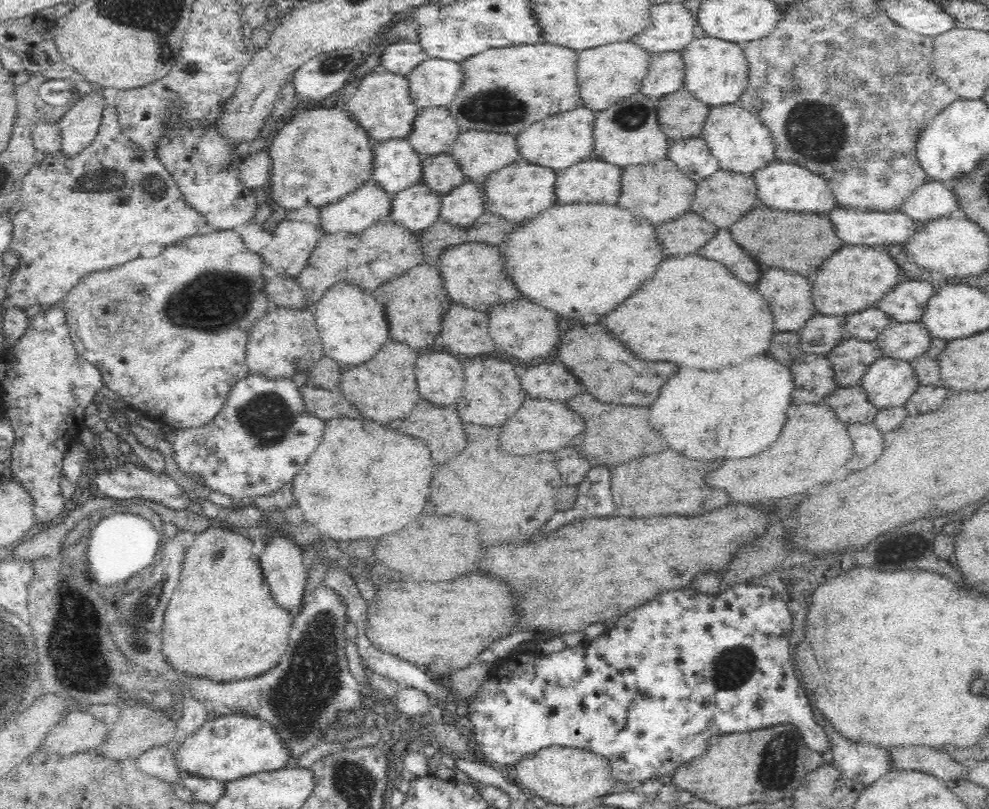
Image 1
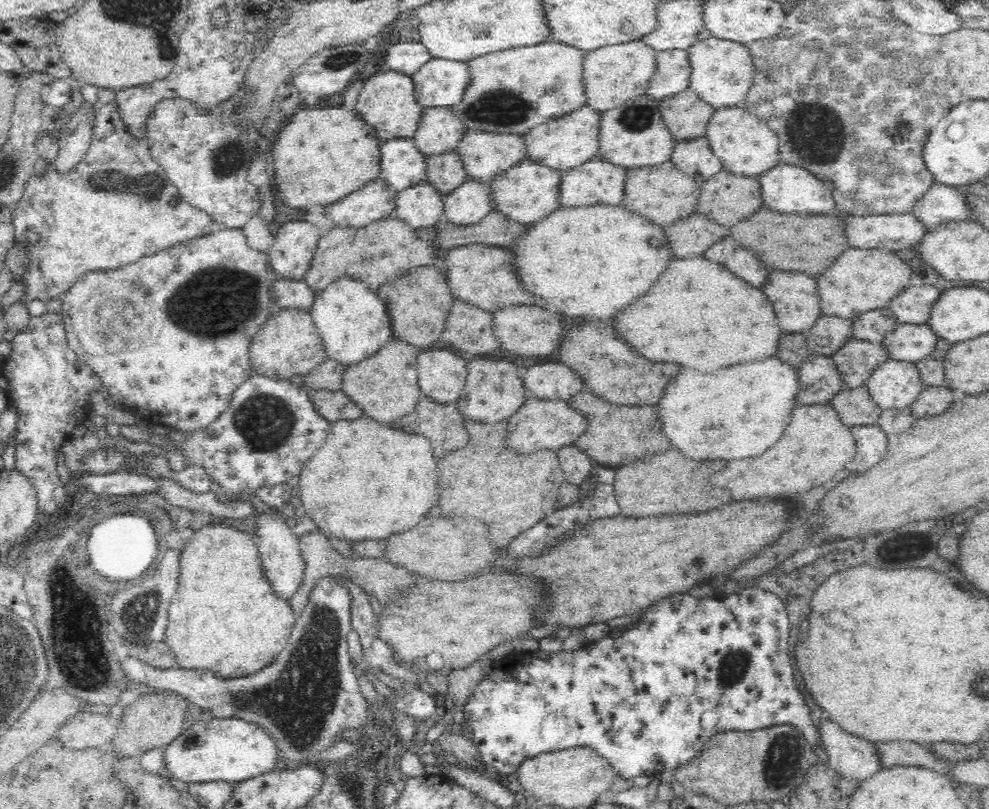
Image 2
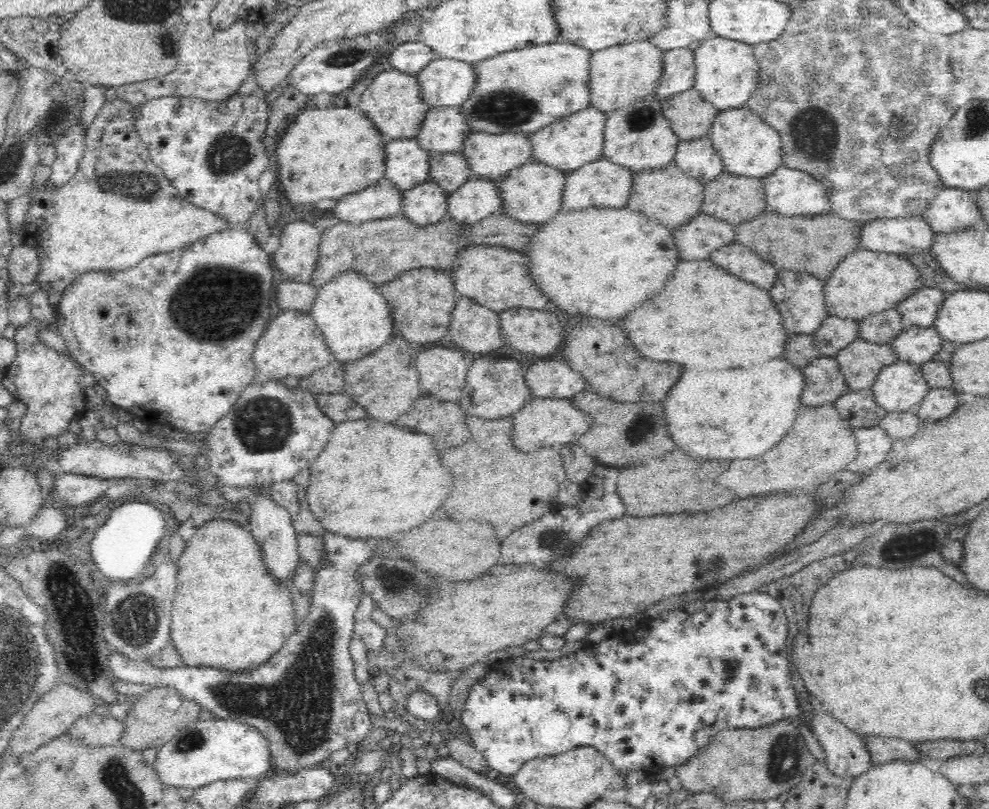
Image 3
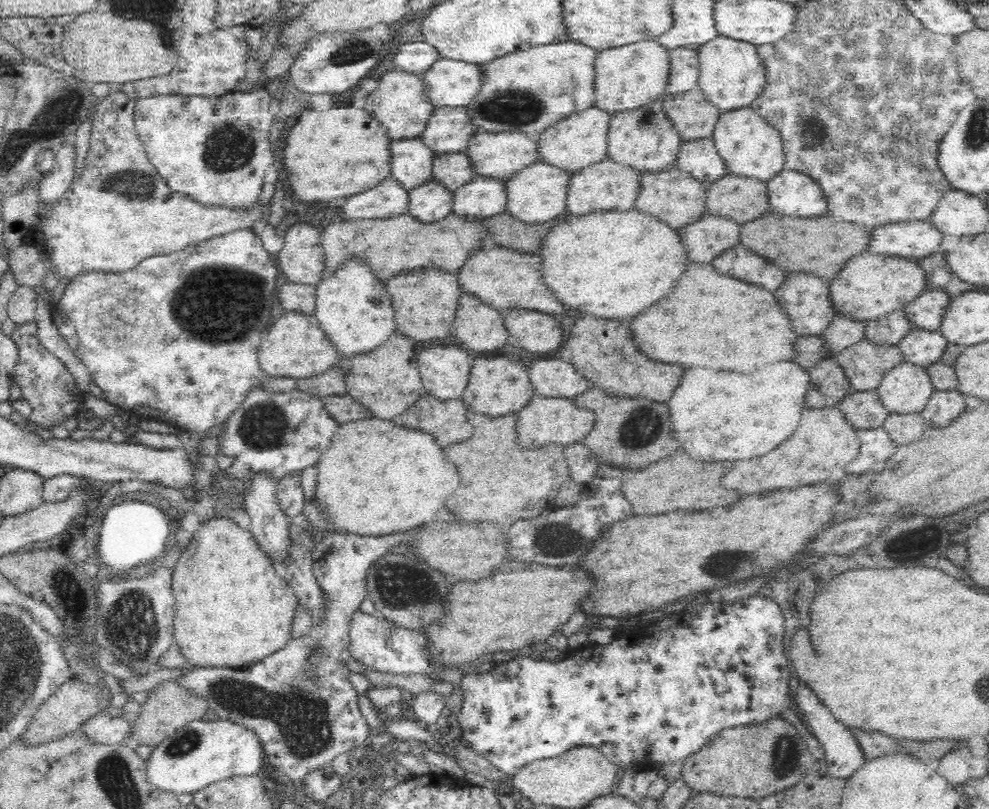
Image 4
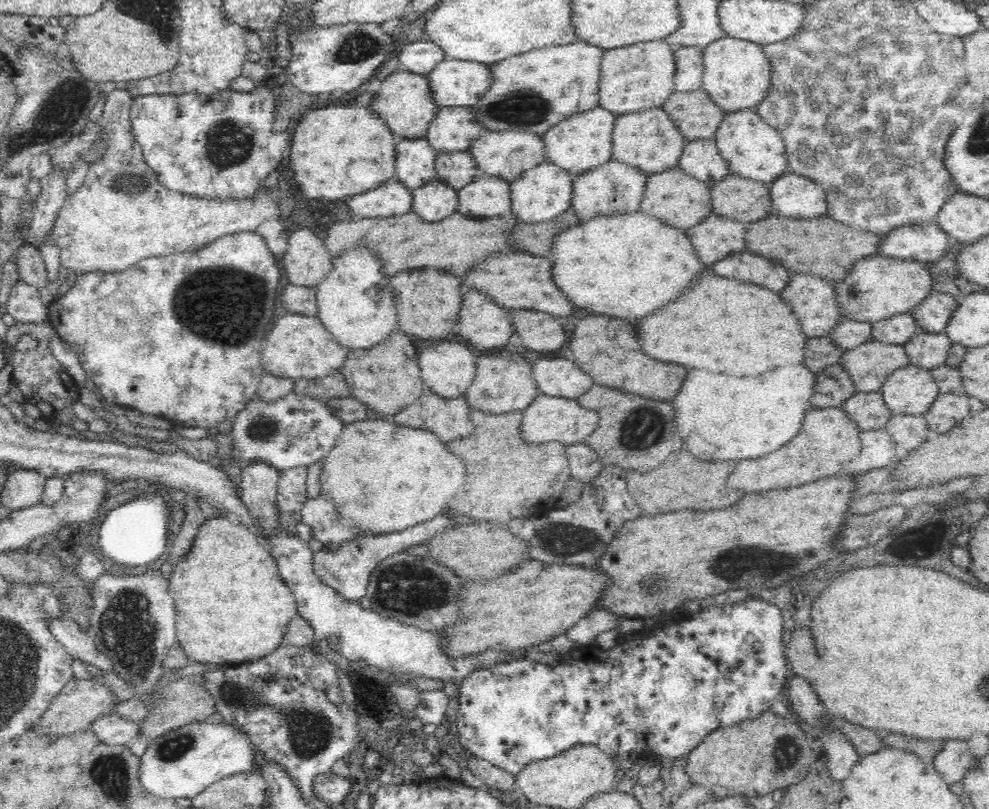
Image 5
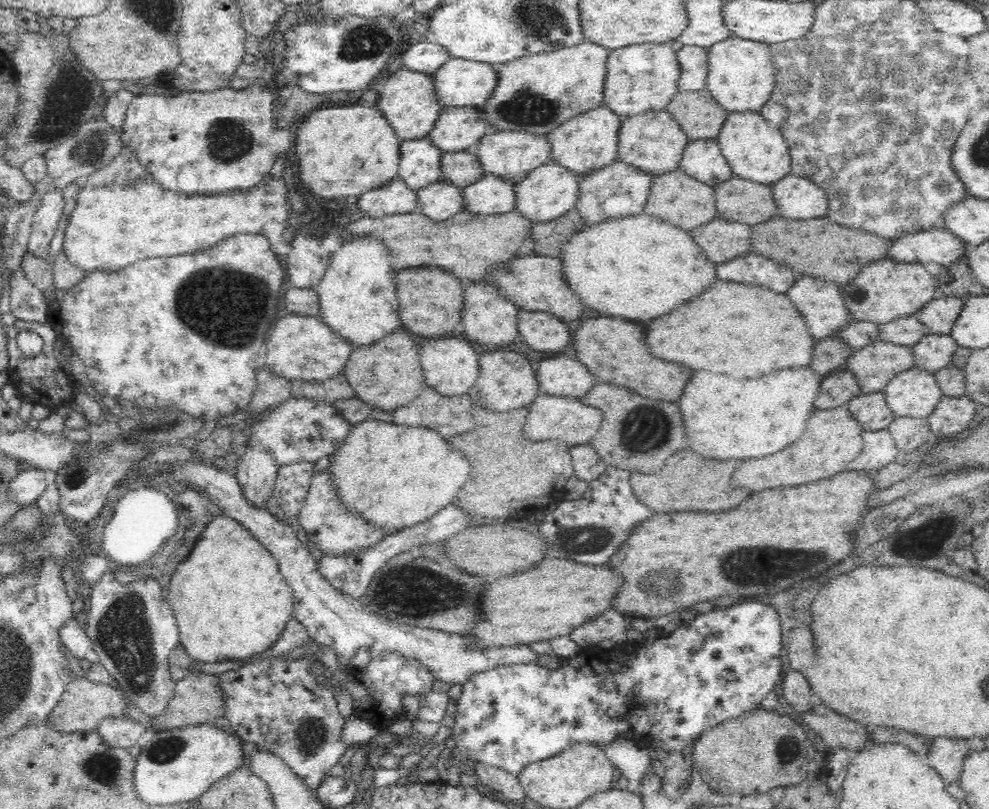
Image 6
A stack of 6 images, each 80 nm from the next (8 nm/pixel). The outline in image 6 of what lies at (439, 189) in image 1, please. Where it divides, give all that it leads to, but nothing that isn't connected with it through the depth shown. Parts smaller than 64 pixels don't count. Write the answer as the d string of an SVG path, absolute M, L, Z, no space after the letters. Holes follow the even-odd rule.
M473 150L445 152L439 163L441 180L459 189L477 181L484 173Z

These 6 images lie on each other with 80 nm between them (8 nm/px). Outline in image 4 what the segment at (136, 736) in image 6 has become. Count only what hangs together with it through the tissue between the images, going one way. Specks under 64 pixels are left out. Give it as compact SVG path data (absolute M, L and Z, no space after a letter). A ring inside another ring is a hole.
M106 711L85 720L79 731L94 744L124 744L131 731L131 724L123 716L112 717Z

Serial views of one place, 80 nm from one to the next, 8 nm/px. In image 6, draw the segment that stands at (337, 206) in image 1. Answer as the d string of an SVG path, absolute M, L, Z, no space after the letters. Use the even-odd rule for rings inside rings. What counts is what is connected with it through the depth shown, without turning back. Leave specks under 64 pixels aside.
M398 176L392 178L386 186L366 192L358 198L356 206L362 214L372 218L405 215L415 212L417 206L416 191L410 190Z

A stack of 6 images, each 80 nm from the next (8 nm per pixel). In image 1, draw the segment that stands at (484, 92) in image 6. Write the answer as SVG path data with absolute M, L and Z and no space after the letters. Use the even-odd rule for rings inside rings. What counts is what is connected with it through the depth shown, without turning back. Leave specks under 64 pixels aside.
M438 58L423 60L406 77L410 98L418 110L448 107L463 81L458 62Z

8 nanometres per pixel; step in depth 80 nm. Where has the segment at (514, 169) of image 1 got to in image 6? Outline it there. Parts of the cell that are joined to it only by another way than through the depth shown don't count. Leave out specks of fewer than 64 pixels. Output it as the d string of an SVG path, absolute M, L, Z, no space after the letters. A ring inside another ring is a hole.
M552 162L543 164L531 170L527 173L526 178L514 185L515 209L532 223L556 220L556 218L560 218L560 216L575 207L579 179L580 176L562 165Z

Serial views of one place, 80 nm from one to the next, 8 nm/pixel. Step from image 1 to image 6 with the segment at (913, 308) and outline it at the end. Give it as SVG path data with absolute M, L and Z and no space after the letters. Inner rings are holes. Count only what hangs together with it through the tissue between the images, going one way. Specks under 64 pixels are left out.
M937 294L919 310L917 315L927 329L927 334L949 335L962 307L962 298Z

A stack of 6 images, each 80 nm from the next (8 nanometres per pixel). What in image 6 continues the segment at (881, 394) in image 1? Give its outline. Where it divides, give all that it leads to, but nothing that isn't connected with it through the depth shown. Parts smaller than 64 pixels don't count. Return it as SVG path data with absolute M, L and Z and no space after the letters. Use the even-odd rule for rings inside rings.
M916 366L895 374L884 391L895 417L927 418L943 397L933 373Z

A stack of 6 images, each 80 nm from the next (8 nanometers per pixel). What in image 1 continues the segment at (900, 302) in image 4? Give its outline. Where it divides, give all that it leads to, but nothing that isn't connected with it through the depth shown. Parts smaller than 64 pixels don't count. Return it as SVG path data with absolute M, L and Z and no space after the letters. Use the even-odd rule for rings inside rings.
M842 246L828 260L822 261L816 278L812 280L811 306L817 314L826 316L847 316L860 309L872 307L904 274L894 259L882 248L860 246Z

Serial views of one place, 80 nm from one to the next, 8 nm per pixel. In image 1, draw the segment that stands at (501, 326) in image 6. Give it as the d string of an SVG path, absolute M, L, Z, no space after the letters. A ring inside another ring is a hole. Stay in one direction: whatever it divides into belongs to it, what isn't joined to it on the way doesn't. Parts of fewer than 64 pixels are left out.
M452 306L442 320L440 336L448 348L446 352L458 356L480 356L494 350L494 340L490 340L486 328L486 314L462 306Z

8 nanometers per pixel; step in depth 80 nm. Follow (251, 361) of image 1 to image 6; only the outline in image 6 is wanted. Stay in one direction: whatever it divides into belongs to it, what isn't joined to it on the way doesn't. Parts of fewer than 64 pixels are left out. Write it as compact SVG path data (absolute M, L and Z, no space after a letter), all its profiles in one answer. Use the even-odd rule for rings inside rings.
M288 314L274 324L263 350L264 368L276 376L296 380L326 380L341 372L350 358L352 345L335 335L319 316Z

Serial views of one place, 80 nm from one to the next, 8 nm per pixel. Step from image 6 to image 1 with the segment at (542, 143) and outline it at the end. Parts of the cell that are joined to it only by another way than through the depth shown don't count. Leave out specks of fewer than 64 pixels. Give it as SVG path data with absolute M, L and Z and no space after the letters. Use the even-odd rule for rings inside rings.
M460 131L450 154L467 180L482 184L489 172L519 159L515 135L486 131Z

